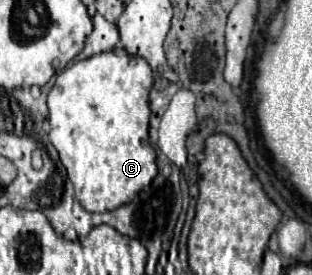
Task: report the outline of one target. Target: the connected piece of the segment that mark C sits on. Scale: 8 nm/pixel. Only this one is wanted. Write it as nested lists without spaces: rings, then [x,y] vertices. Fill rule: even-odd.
[[[113,49],[113,51],[105,51],[105,53],[99,53],[99,55],[93,55],[89,59],[83,59],[83,61],[75,61],[71,67],[67,67],[65,71],[59,73],[59,77],[55,79],[55,85],[47,97],[47,105],[49,105],[49,123],[51,123],[51,131],[49,131],[49,141],[53,143],[53,147],[59,151],[59,159],[63,163],[63,167],[67,169],[67,175],[69,175],[69,181],[73,183],[75,187],[75,199],[81,203],[83,209],[87,211],[97,211],[97,213],[105,213],[105,211],[113,211],[121,205],[127,205],[133,201],[133,197],[153,181],[153,177],[157,175],[157,163],[155,163],[155,151],[149,143],[149,115],[151,115],[151,109],[149,109],[149,89],[153,85],[153,73],[151,73],[151,67],[149,63],[143,59],[143,57],[137,57],[137,55],[129,55],[125,49]]]

